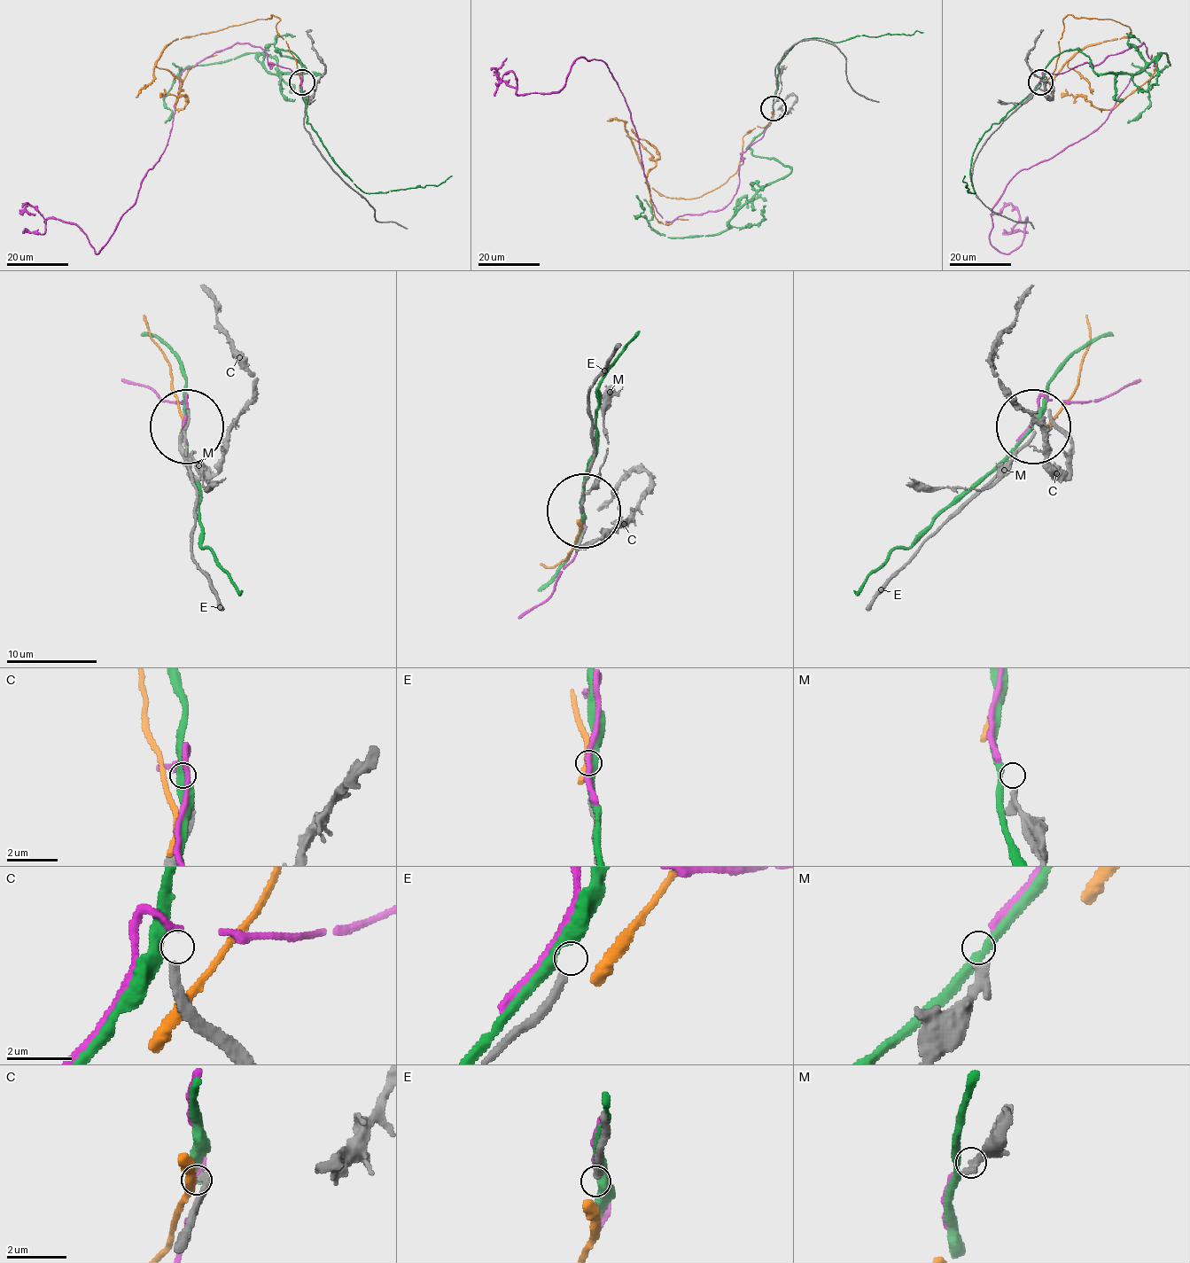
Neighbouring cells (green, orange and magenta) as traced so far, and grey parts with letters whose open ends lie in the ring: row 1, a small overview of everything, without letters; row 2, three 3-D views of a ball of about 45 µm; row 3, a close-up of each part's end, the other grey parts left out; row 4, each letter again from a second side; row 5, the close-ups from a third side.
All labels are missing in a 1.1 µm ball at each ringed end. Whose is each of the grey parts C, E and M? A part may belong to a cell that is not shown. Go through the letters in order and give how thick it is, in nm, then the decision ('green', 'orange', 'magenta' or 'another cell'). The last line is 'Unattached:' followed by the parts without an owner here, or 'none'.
C: 280 nm thick; another cell
E: 240 nm thick; another cell
M: 280 nm thick; another cell
Unattached: C, E, M

